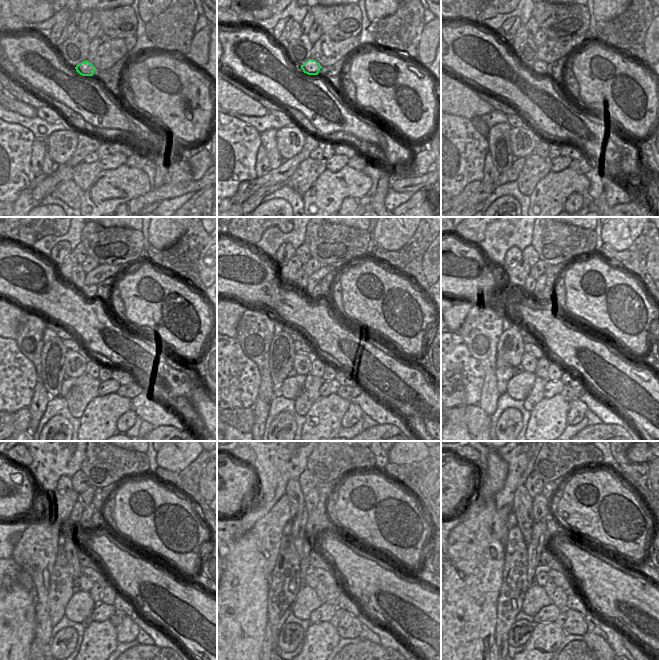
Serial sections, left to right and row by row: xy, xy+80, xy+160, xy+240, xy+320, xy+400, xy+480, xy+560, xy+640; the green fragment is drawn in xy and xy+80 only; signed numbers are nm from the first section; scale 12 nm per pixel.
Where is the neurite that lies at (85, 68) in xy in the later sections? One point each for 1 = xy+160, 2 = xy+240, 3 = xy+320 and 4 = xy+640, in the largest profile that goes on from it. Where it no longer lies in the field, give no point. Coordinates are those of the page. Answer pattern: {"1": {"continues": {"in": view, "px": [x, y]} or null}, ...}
{"1": {"continues": {"in": "xy+160", "px": [539, 67]}}, "2": {"continues": {"in": "xy+240", "px": [90, 292]}}, "3": {"continues": {"in": "xy+320", "px": [317, 293]}}, "4": {"continues": {"in": "xy+640", "px": [553, 528]}}}

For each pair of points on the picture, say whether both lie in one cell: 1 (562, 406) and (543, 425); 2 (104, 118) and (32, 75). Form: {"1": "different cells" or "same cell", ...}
{"1": "same cell", "2": "same cell"}

